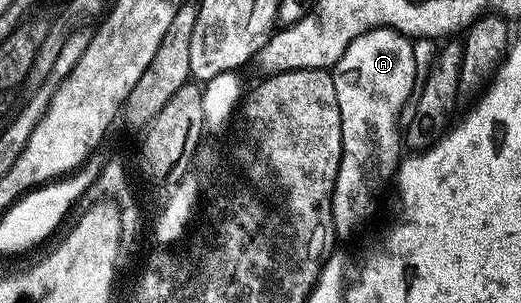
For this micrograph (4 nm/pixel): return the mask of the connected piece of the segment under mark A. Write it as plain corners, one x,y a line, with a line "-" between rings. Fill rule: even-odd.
392,28
369,30
341,54
331,72
341,110
341,162
331,199
336,237
355,232
375,208
375,192
394,177
401,159
403,107
416,91
413,43
-
400,124
400,128
399,128

